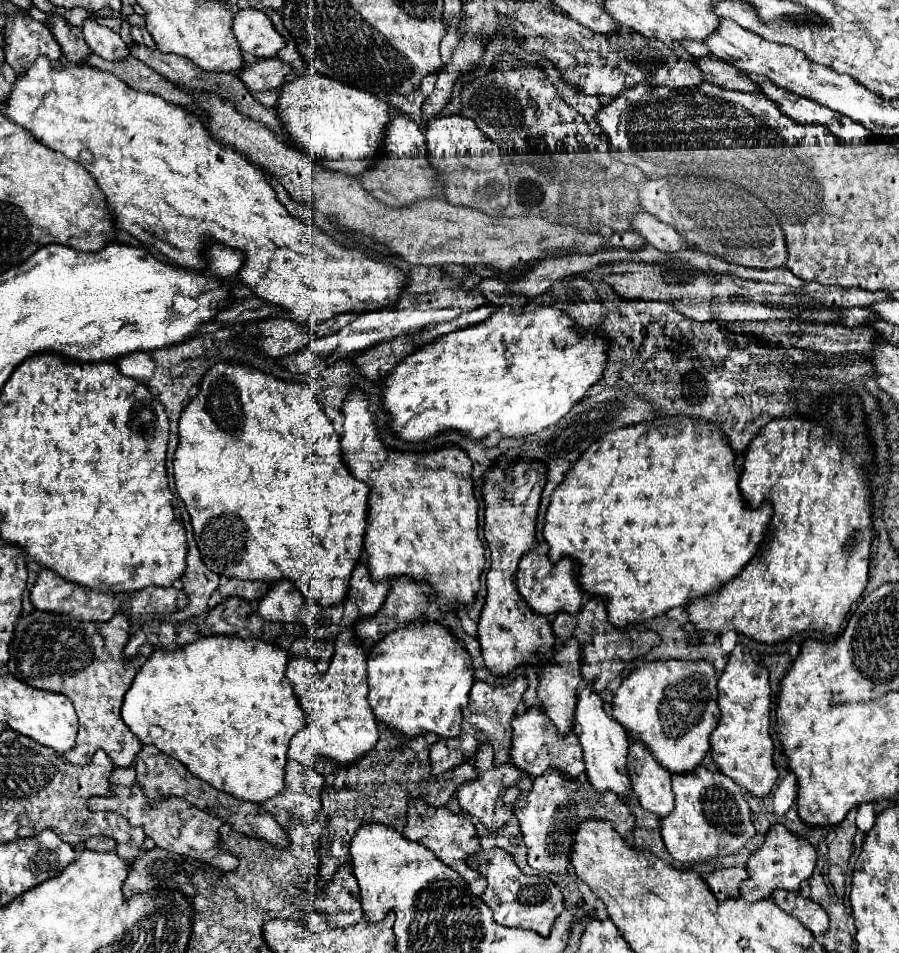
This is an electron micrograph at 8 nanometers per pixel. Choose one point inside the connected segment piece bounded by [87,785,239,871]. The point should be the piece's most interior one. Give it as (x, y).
(173, 824)

